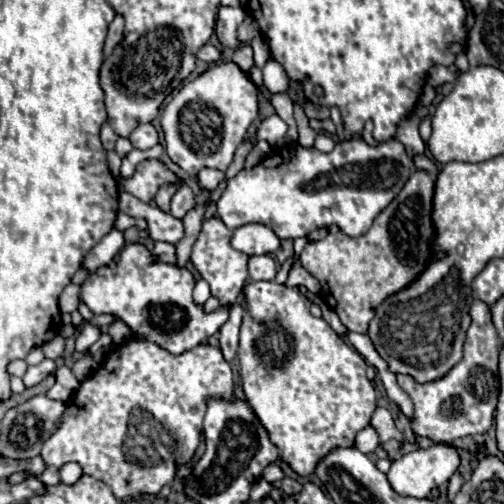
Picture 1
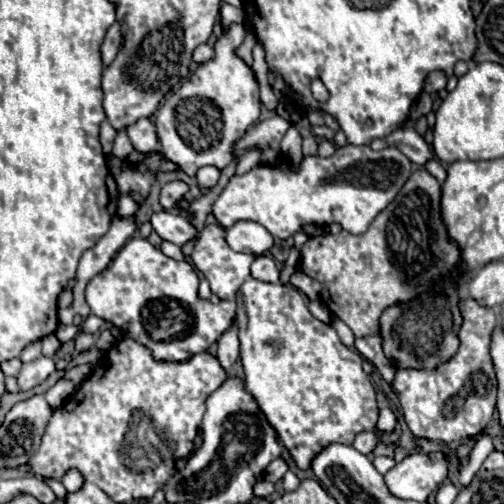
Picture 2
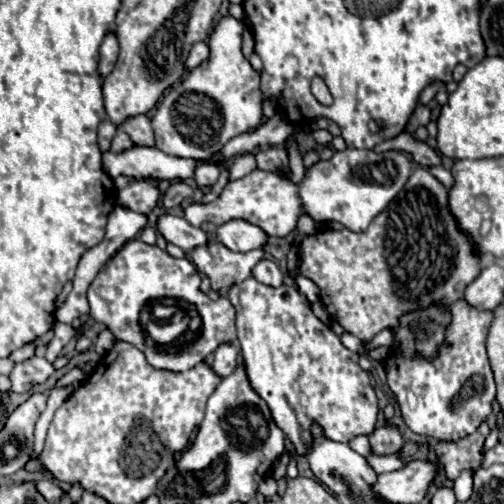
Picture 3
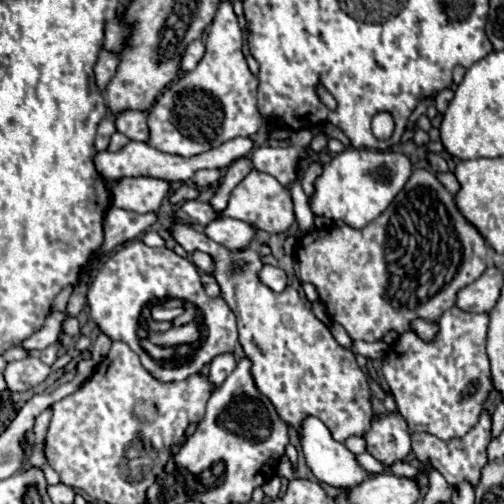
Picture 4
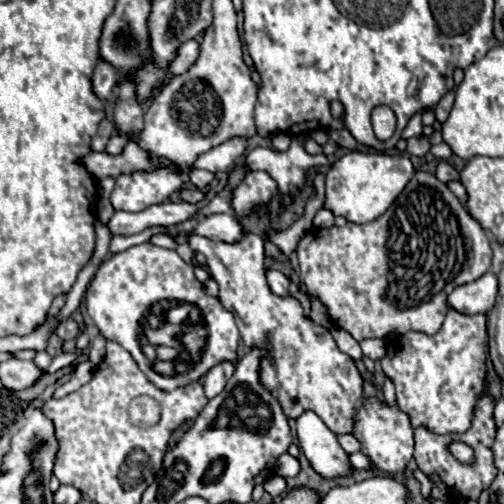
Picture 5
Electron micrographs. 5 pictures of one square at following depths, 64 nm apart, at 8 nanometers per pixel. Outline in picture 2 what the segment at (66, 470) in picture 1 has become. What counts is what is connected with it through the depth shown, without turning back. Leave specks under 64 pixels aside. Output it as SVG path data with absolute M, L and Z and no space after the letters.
M70 470L64 478L62 478L62 484L68 492L78 492L82 486L84 486L84 478L80 476L78 470Z

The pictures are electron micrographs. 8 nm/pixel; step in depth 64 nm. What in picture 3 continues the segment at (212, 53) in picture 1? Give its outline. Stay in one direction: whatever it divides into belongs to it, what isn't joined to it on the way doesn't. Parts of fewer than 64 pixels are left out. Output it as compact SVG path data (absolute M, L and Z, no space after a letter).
M196 42L196 44L192 46L192 50L190 50L190 54L188 54L186 68L188 68L188 70L196 68L196 66L198 66L202 60L206 60L206 58L208 58L208 54L210 54L208 44L206 44L206 42Z

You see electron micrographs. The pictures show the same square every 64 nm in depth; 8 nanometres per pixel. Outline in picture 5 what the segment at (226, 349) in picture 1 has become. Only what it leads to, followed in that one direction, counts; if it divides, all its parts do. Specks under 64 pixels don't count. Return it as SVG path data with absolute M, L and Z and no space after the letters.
M222 362L222 364L214 366L214 368L206 374L206 378L202 380L202 386L204 386L204 394L206 394L208 400L214 398L214 396L218 396L218 394L224 390L224 384L226 384L228 378L232 376L232 372L234 372L234 364Z

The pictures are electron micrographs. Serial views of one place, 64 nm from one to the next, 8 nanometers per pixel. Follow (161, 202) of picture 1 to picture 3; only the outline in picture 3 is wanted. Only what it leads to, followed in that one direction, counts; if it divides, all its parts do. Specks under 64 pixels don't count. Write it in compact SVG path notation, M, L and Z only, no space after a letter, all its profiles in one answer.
M176 182L176 184L172 184L166 192L164 192L164 206L166 208L174 208L174 206L178 206L178 204L182 204L182 200L186 200L186 198L192 198L192 194L194 194L194 190L186 184L186 182Z

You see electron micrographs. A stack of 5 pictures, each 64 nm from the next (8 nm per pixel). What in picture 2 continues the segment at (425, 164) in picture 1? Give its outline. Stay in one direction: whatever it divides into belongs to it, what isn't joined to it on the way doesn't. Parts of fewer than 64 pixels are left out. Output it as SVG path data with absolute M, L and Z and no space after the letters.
M430 160L430 162L426 164L426 170L428 170L438 182L444 182L446 176L448 176L448 174L446 174L446 168L444 168L438 160Z

